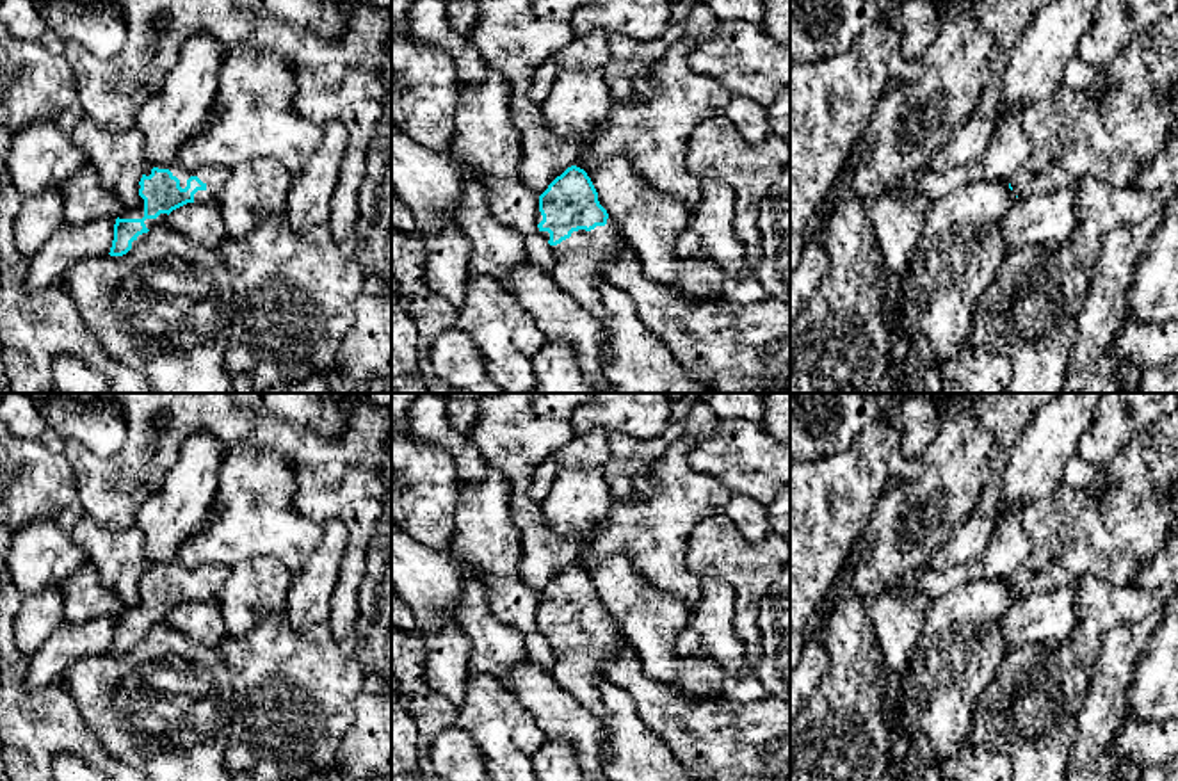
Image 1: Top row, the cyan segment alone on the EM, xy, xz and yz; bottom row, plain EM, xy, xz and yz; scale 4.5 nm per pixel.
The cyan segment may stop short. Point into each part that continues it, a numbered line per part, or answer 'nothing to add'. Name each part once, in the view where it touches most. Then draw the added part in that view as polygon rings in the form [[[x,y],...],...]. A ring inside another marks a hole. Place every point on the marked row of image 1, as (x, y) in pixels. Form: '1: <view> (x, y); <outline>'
1: xy (214, 177); [[[173,160],[169,164],[157,165],[157,167],[158,169],[169,169],[173,173],[173,176],[176,176],[180,180],[182,189],[187,187],[187,180],[190,176],[198,176],[206,185],[206,189],[198,190],[194,194],[196,203],[215,199],[219,196],[219,192],[222,190],[224,183],[228,181],[230,173],[233,169],[233,167],[208,165],[208,167],[187,171],[187,169],[182,169],[176,160]]]

